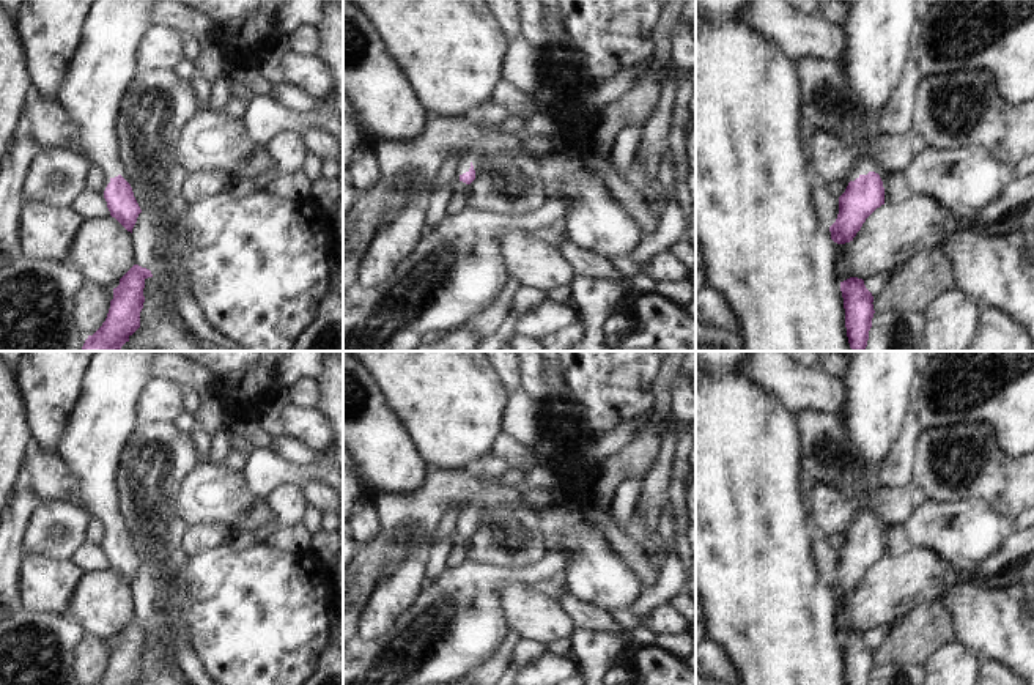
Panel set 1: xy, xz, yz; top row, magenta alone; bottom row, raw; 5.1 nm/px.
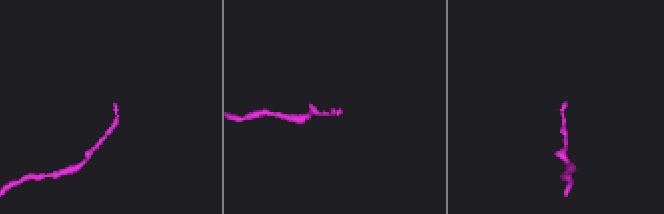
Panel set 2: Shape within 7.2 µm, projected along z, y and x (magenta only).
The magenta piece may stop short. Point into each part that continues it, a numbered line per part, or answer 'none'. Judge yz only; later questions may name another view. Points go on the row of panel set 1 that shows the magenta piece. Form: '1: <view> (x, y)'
1: yz (863, 155)

